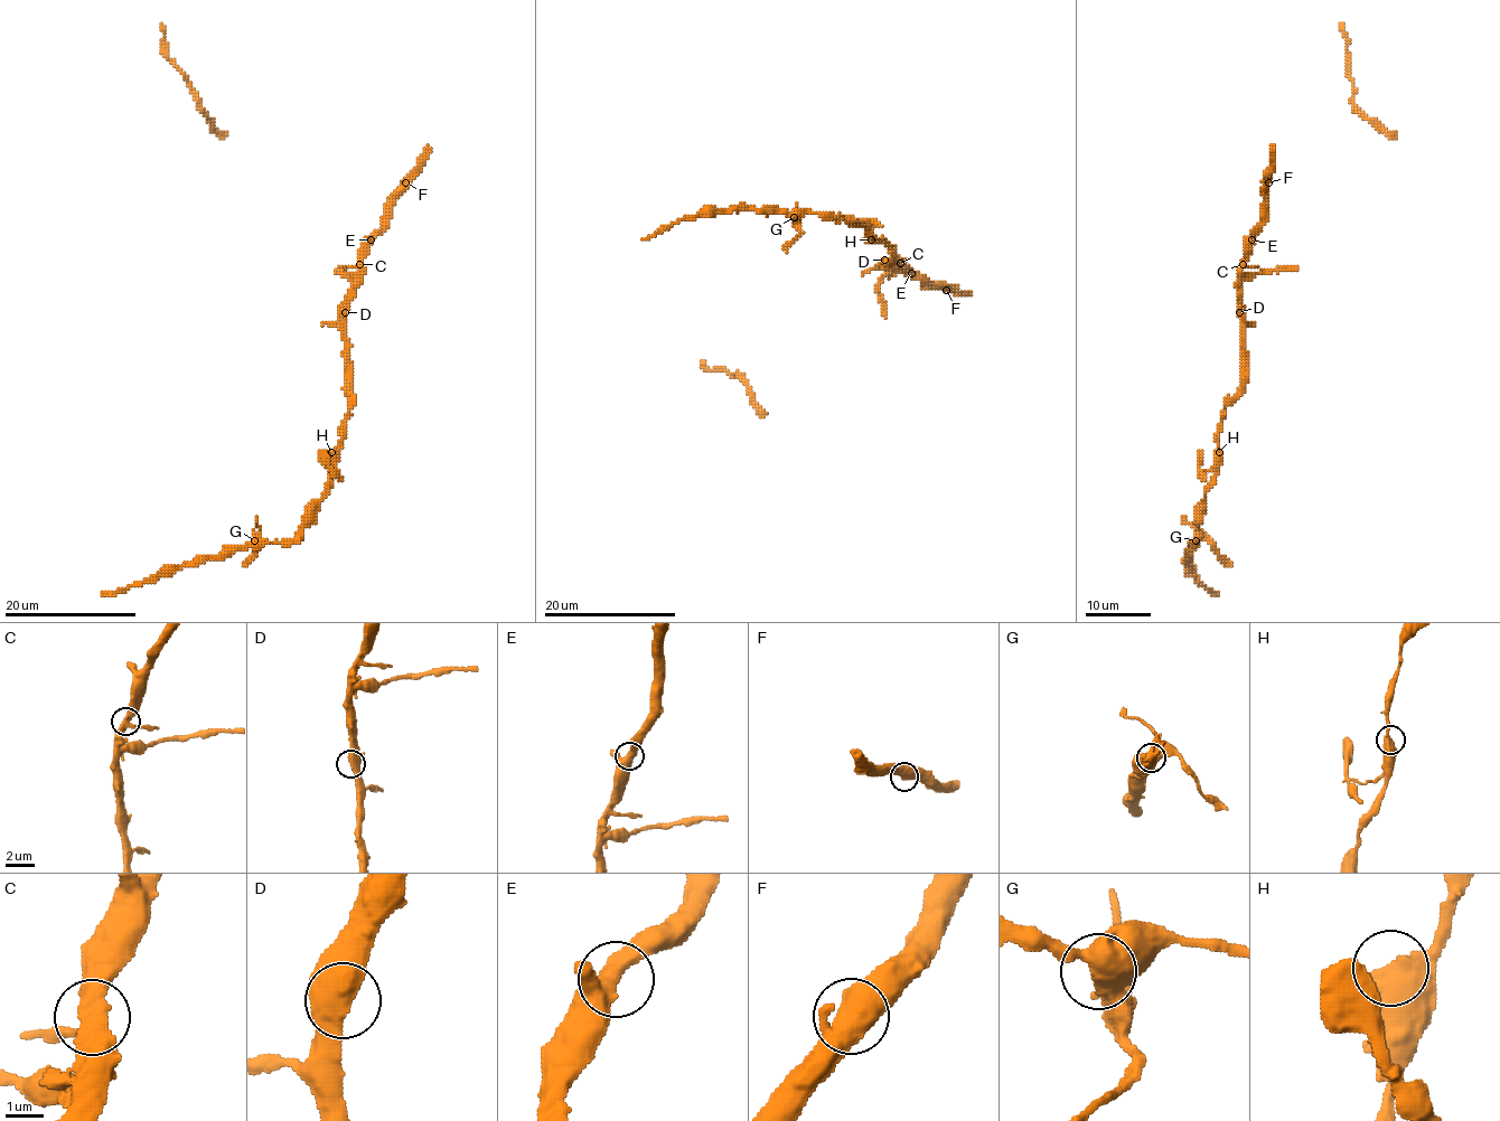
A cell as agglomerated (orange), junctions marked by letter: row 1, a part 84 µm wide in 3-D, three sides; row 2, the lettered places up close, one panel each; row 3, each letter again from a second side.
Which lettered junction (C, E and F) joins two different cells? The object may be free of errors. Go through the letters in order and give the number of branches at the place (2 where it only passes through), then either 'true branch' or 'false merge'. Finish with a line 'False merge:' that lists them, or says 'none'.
C: 3 | true branch
E: 3 | true branch
F: 3 | true branch
False merge: none

